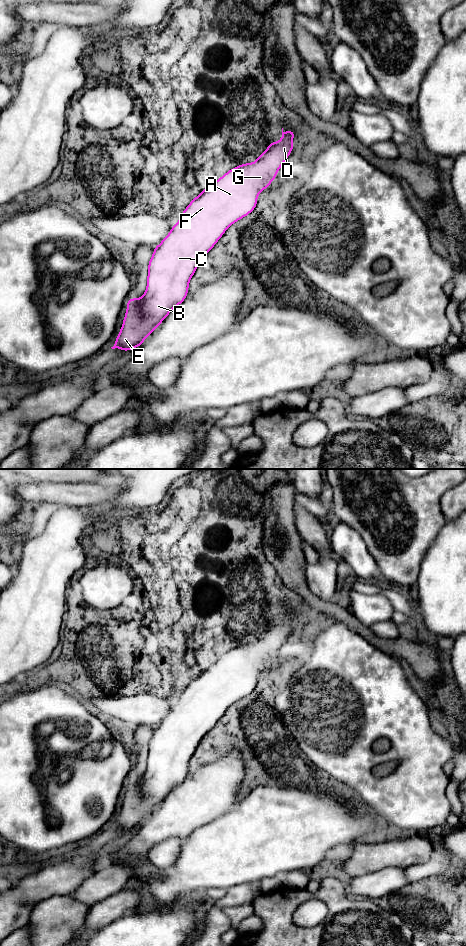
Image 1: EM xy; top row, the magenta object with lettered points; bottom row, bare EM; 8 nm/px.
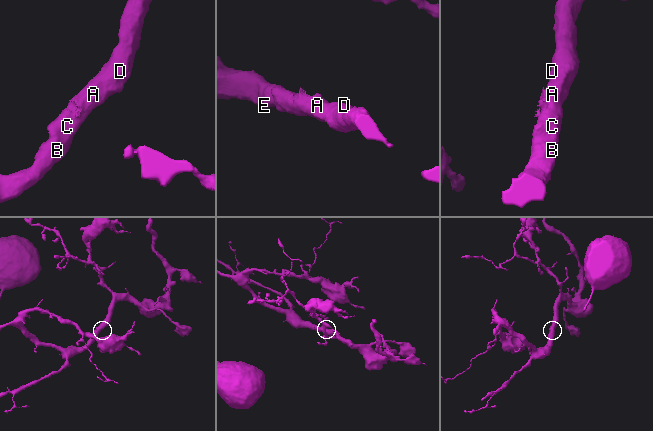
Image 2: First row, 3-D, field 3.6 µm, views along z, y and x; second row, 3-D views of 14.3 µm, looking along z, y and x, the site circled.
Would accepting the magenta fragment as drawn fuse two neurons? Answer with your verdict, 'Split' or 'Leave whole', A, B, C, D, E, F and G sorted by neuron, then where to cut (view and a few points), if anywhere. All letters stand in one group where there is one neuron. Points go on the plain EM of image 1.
Leave whole. Groups: A B C D E F G. No split

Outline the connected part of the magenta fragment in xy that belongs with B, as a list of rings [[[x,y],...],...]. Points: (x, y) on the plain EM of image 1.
[[[282,608],[282,619],[271,622],[255,642],[241,644],[227,651],[190,682],[178,703],[171,708],[162,722],[154,727],[148,744],[146,771],[142,777],[132,777],[127,781],[124,801],[112,829],[129,831],[142,825],[168,794],[184,781],[190,759],[200,741],[233,703],[255,689],[259,673],[270,667],[270,662],[276,658],[280,647],[293,630],[294,616],[294,611],[284,612]]]

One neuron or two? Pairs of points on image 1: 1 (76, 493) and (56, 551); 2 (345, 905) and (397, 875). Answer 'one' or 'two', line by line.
1: two
2: two

